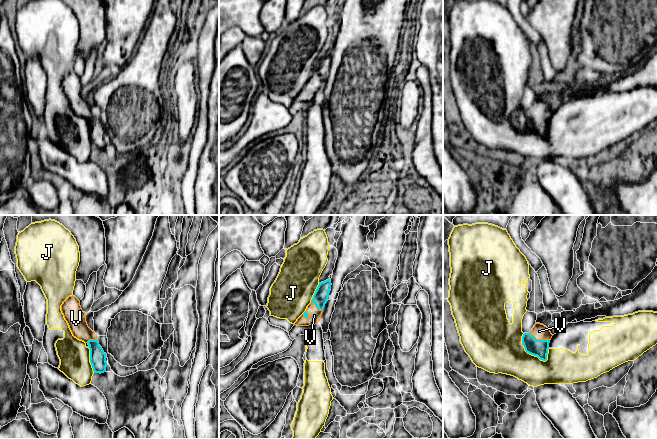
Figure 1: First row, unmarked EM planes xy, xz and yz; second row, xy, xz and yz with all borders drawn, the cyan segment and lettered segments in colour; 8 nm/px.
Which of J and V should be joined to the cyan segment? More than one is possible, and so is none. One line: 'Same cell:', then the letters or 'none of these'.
Same cell: V

